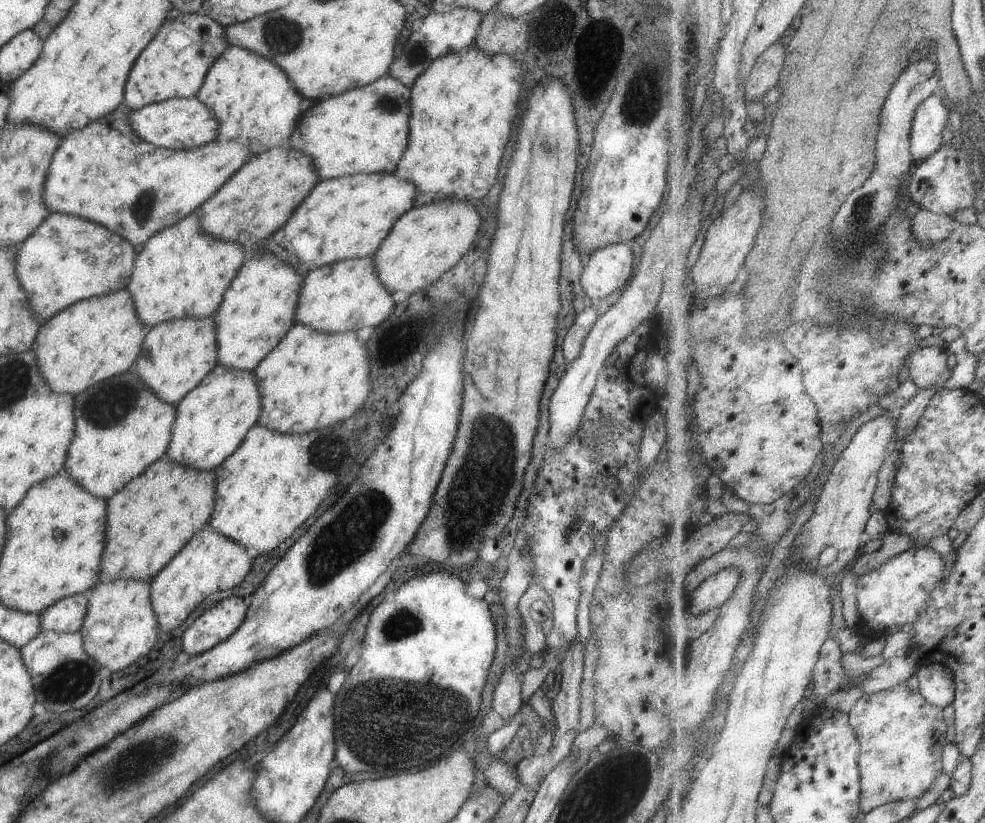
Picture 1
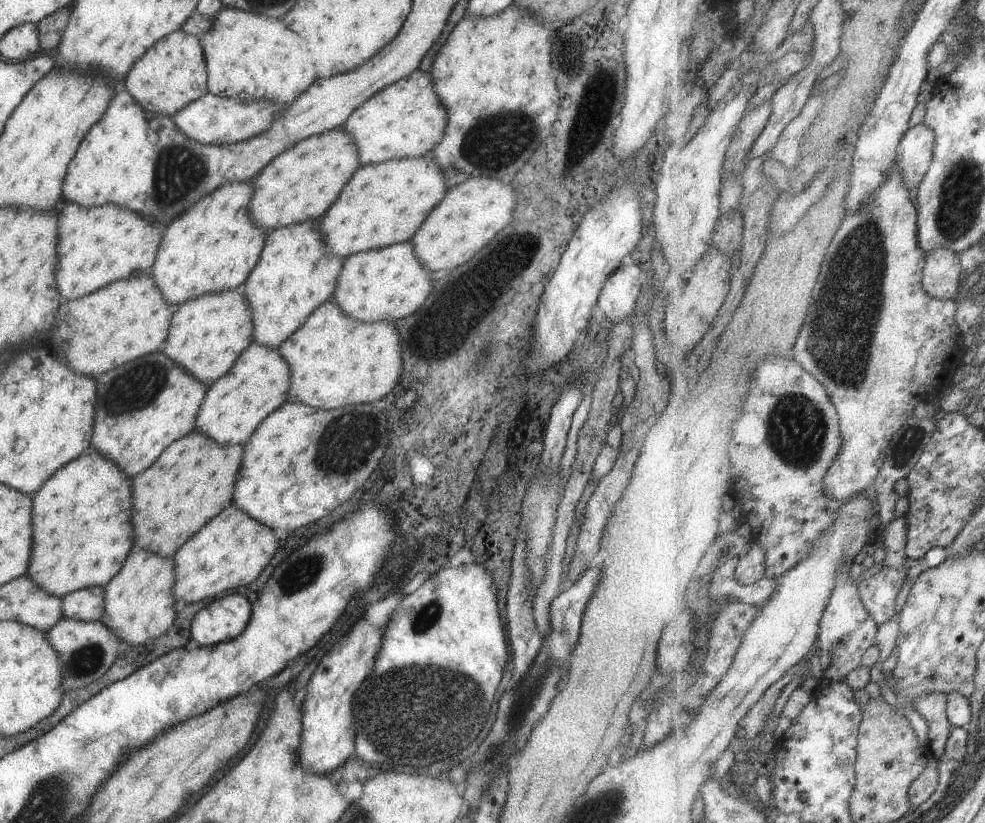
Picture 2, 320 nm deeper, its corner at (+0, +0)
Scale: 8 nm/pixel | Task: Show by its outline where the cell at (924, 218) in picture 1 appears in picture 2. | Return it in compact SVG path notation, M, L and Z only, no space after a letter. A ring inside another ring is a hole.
M937 248L926 254L923 287L933 298L952 300L957 296L962 276L959 260L960 254L947 248Z

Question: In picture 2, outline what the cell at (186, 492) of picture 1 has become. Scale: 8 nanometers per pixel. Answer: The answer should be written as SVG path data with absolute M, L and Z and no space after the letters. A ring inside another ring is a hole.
M194 430L171 442L145 472L133 478L131 524L135 532L131 550L141 548L163 558L172 558L195 530L229 506L241 454L243 444L219 446Z

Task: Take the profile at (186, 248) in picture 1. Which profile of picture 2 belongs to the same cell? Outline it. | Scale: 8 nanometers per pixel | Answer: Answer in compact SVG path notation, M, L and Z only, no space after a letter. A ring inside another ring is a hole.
M225 182L223 186L217 186L213 192L179 214L163 230L148 275L167 306L176 308L203 294L235 290L249 276L267 234L247 216L249 200L253 194L250 182Z

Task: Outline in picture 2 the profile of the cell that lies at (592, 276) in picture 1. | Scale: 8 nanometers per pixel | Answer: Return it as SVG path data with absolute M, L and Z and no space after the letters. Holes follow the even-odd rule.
M625 258L611 274L605 278L601 291L597 296L596 306L605 314L611 323L618 323L626 317L630 317L634 303L641 295L641 277L644 273L639 270L629 258Z

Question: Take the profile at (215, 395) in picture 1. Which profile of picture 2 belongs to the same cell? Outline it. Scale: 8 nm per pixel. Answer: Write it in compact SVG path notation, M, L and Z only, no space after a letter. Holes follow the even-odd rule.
M250 343L219 379L207 386L195 414L194 431L207 434L219 444L241 444L271 412L285 403L289 389L289 368L276 348Z

